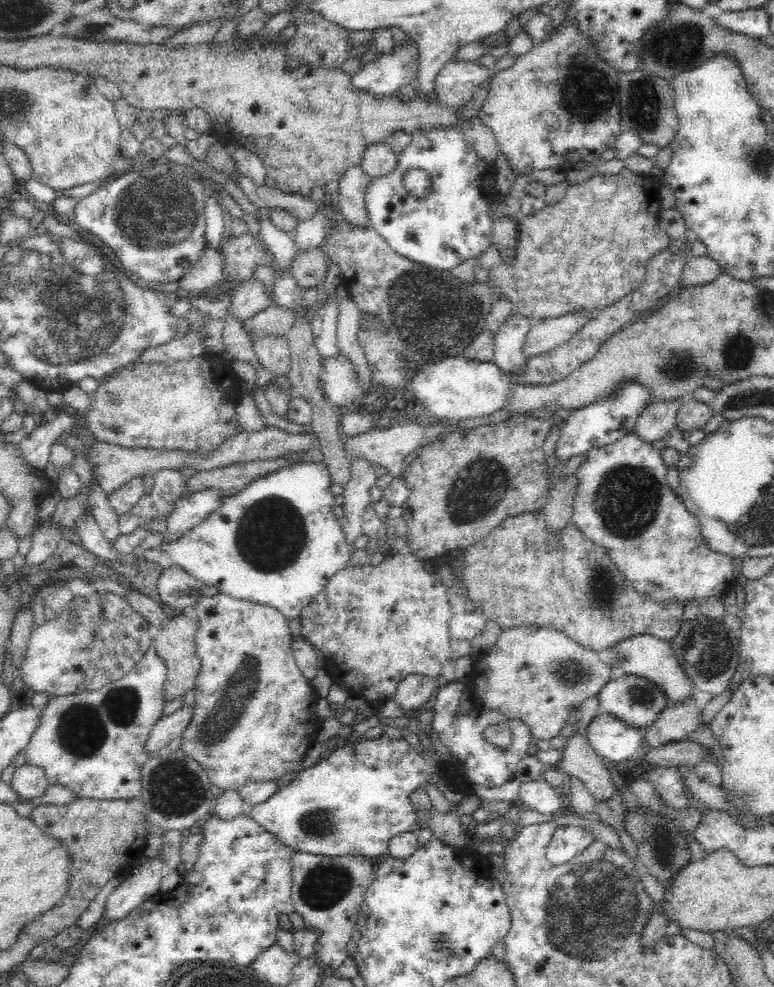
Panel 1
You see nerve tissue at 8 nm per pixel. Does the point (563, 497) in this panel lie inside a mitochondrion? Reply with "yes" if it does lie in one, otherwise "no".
no

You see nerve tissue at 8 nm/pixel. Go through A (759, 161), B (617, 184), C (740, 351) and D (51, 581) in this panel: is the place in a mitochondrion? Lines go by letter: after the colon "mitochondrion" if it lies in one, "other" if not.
A: mitochondrion
B: other
C: mitochondrion
D: other

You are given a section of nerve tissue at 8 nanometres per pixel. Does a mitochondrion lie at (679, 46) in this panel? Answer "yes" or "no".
yes

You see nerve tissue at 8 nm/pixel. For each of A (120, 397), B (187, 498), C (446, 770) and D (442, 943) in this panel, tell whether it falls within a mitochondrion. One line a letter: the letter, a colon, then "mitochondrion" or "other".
A: mitochondrion
B: other
C: other
D: mitochondrion

